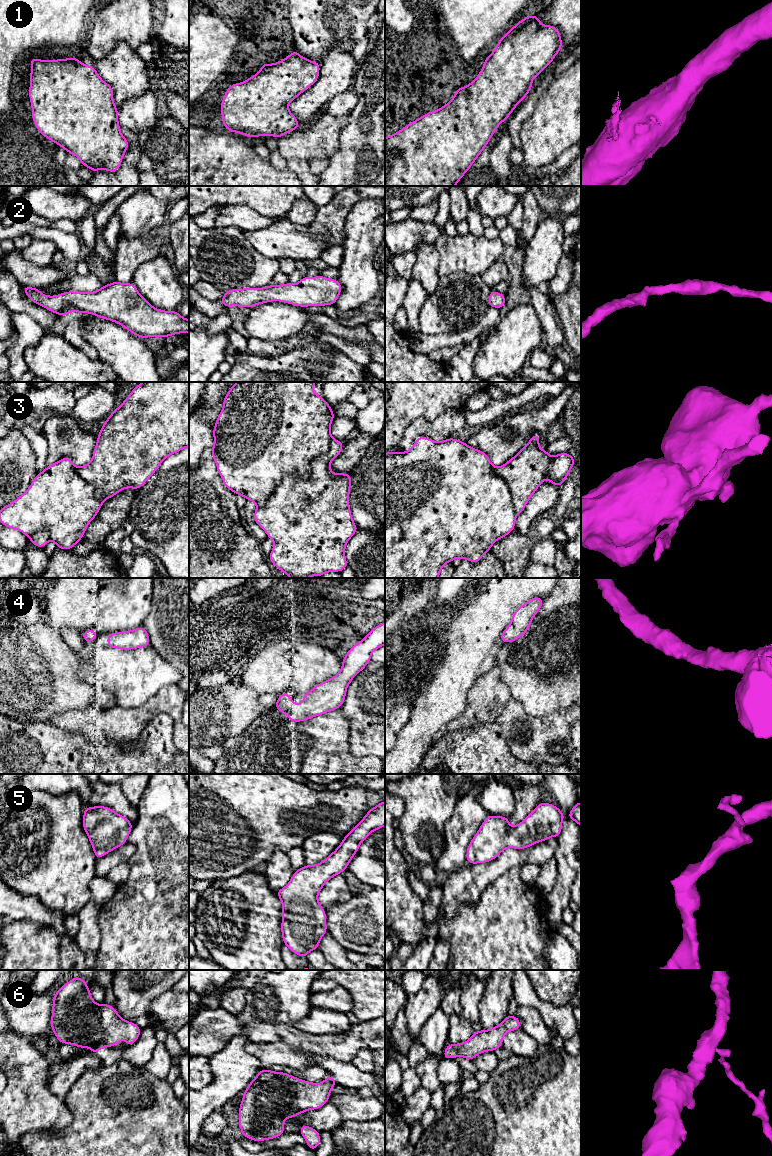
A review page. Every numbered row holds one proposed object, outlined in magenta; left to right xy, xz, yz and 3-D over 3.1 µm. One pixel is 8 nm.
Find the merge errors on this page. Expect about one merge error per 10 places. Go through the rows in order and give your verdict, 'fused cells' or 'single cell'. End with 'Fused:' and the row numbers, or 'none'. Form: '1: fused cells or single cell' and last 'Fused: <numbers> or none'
1: single cell
2: single cell
3: fused cells
4: single cell
5: single cell
6: single cell
Fused: 3

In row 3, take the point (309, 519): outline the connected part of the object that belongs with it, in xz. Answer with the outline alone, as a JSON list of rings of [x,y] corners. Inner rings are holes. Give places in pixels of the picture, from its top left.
[[[331,438],[328,452],[313,461],[307,478],[285,476],[266,504],[257,507],[253,514],[255,523],[274,542],[273,549],[269,553],[270,563],[291,578],[321,577],[327,572],[342,572],[348,567],[345,547],[350,538],[358,532],[349,507],[352,477],[351,473],[336,474],[330,470],[330,462],[341,454],[343,444],[344,441]]]

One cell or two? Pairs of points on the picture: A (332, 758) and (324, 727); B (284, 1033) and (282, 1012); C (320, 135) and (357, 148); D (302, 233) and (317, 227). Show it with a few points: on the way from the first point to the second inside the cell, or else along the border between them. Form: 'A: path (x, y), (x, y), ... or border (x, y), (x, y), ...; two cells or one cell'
A: path (325, 750), (324, 735); one cell
B: border (291, 1024), (279, 1023), (277, 1025), (279, 1040); two cells
C: border (342, 128), (339, 148), (329, 159); two cells
D: border (307, 226), (313, 234), (322, 236), (327, 244); two cells

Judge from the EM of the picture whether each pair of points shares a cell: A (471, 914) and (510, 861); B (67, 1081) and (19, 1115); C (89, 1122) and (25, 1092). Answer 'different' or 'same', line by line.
A: different
B: different
C: different

